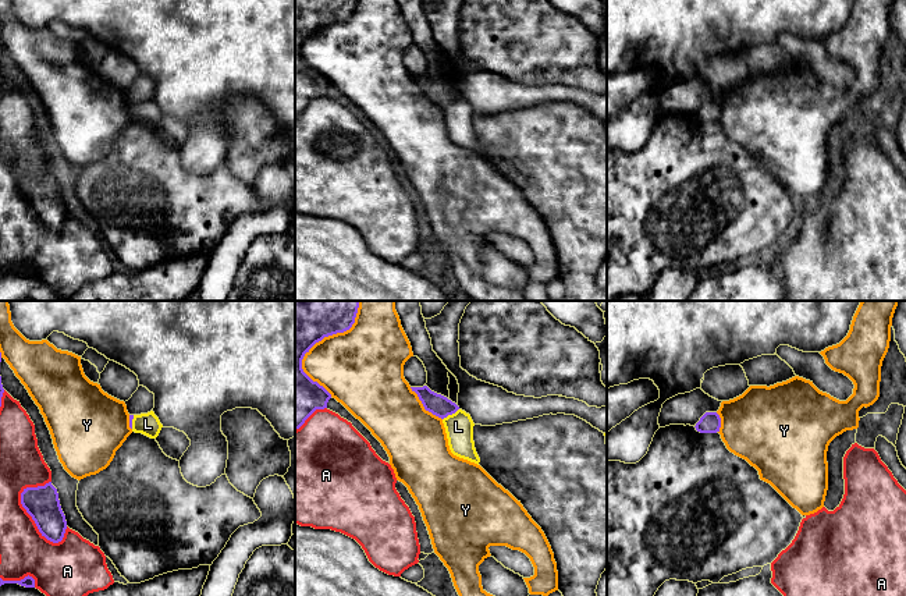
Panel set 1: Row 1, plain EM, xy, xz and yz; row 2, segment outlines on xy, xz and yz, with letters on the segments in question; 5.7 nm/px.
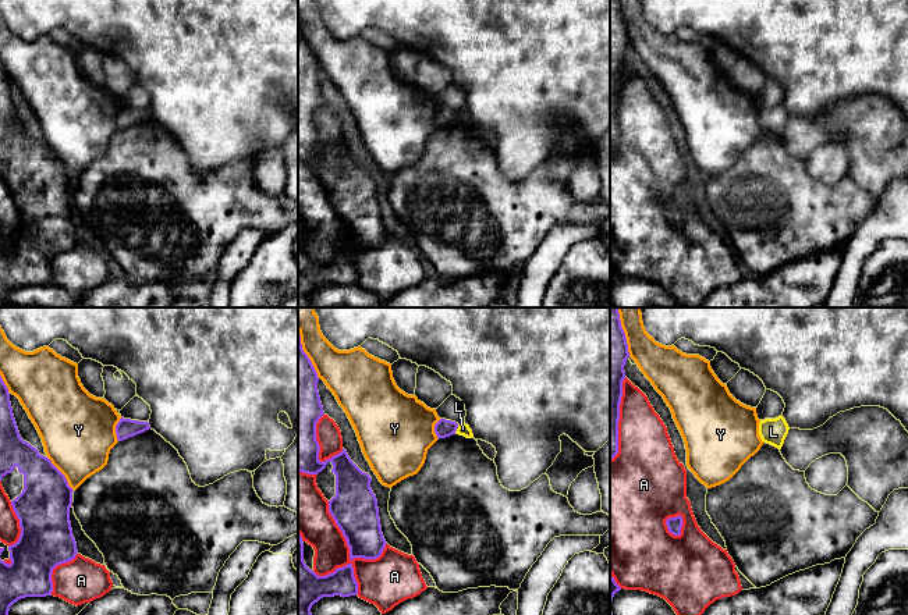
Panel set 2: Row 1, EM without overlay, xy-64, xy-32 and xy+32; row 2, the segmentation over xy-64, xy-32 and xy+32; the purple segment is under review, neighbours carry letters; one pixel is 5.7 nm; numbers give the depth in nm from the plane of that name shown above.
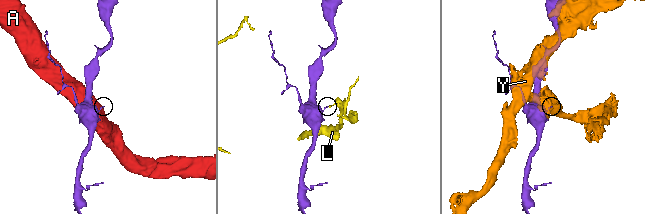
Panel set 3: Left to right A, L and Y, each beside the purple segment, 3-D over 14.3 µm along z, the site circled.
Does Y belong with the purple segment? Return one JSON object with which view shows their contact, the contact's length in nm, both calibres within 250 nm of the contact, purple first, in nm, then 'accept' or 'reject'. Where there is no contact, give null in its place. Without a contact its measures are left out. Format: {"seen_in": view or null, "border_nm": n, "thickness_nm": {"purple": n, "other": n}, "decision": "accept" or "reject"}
{"seen_in": "xz", "border_nm": 600, "thickness_nm": {"purple": 500, "other": 400}, "decision": "reject"}

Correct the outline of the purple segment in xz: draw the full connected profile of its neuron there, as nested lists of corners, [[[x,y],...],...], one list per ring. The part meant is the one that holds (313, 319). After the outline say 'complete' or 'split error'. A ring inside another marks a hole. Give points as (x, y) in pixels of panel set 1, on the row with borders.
[[[295,301],[295,430],[331,398],[303,372],[305,354],[324,337],[349,330],[358,308],[359,301]]] | complete

